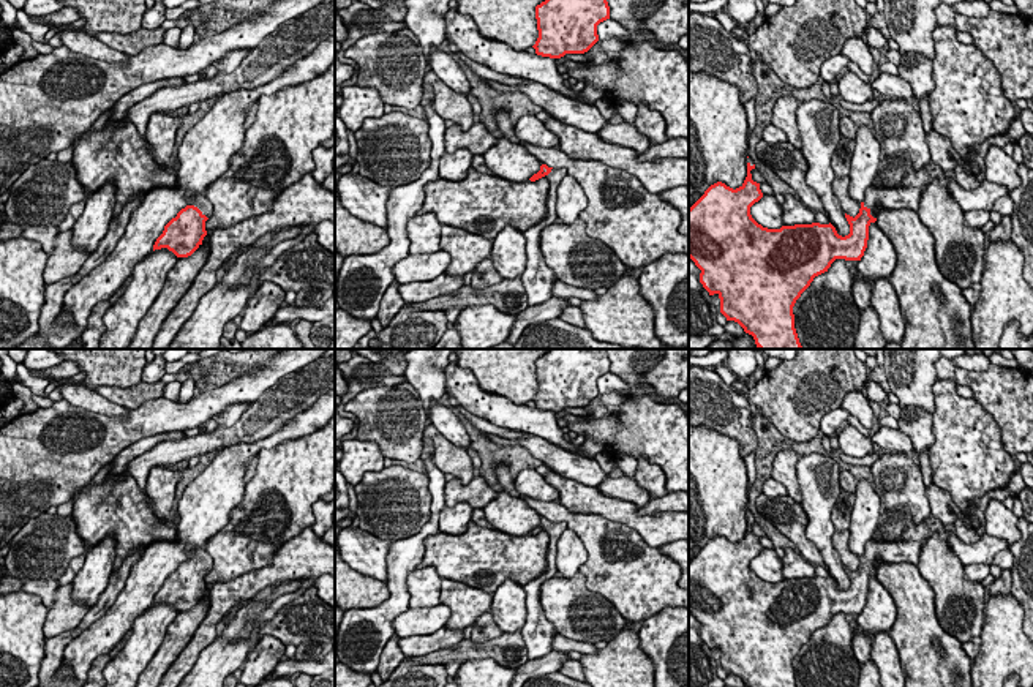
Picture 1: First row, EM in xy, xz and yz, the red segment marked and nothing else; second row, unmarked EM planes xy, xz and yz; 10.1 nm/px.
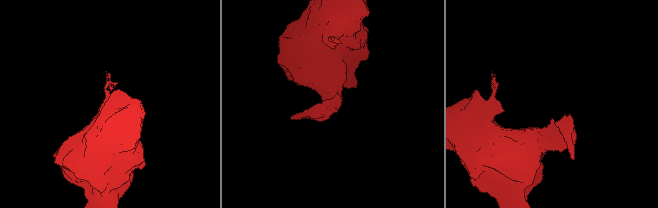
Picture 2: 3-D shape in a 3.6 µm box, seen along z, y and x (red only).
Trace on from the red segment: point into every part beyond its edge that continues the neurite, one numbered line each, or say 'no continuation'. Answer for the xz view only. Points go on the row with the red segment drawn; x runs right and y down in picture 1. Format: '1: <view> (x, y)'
1: xz (537, 278)

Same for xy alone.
1: xy (199, 201)

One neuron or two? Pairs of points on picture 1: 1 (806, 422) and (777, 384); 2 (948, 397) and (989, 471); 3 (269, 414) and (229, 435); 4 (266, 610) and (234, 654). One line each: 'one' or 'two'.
1: one
2: one
3: one
4: one

